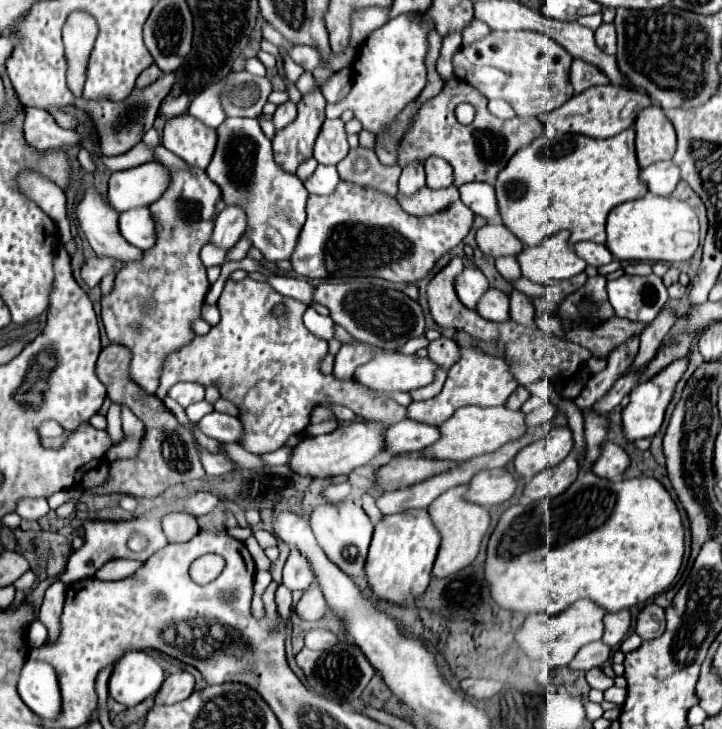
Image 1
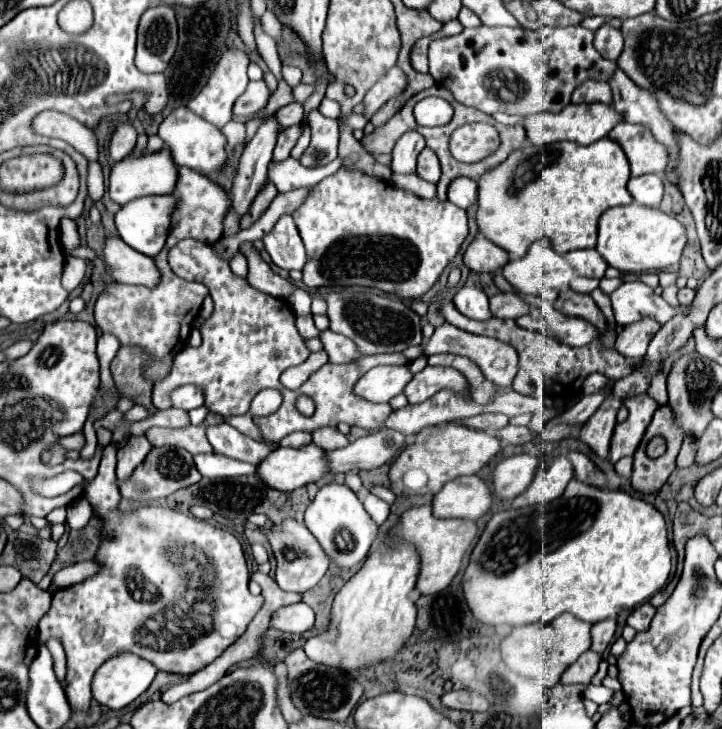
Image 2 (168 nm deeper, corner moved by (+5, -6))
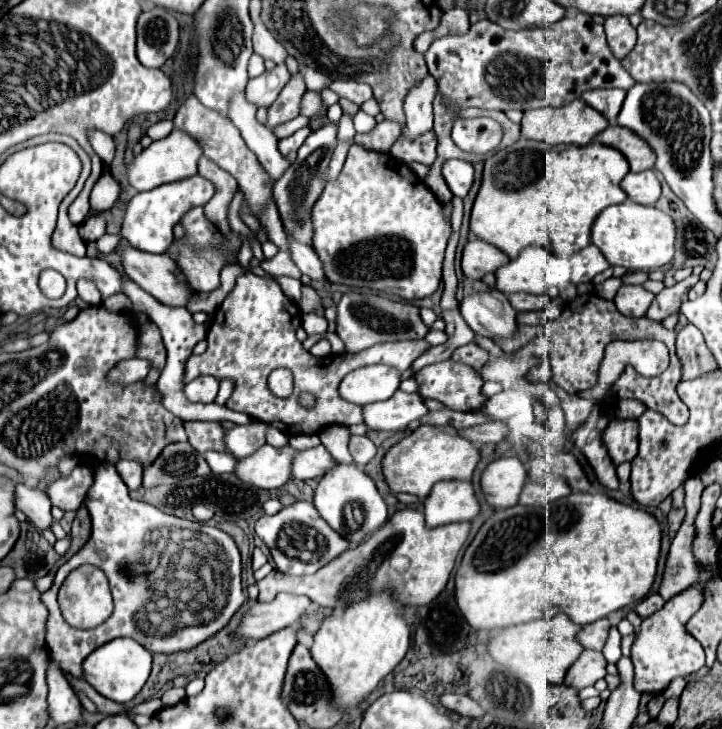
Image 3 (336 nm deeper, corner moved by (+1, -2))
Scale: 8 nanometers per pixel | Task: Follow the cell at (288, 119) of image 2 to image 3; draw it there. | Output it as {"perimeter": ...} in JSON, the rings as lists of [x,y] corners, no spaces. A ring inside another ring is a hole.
{"perimeter":[[[306,92],[302,102],[300,102],[300,114],[302,116],[314,116],[318,114],[322,108],[322,102],[320,102],[320,94],[318,92]]]}

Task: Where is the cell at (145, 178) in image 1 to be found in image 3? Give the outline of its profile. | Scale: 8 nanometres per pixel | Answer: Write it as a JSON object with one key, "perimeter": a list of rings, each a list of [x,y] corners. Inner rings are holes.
{"perimeter":[[[172,130],[170,136],[152,142],[146,150],[142,150],[138,156],[134,156],[134,160],[126,166],[126,178],[128,184],[132,188],[136,188],[136,192],[144,192],[144,190],[152,190],[156,186],[162,186],[166,182],[178,182],[180,178],[190,178],[196,174],[196,164],[200,158],[200,146],[196,146],[196,142],[192,142],[192,138],[188,138],[188,134],[180,132],[180,130]]]}

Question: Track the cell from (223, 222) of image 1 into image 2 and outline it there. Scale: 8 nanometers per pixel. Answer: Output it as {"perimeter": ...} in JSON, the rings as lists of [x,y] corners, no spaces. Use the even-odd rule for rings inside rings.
{"perimeter":[[[270,116],[260,124],[256,136],[244,148],[232,188],[232,208],[238,216],[244,216],[248,212],[252,200],[268,178],[268,162],[272,160],[278,132],[280,124],[276,122],[276,116]]]}

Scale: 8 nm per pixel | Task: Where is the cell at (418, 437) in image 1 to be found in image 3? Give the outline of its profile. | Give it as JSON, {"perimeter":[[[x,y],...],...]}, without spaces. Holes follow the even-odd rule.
{"perimeter":[[[320,444],[316,448],[304,450],[296,456],[296,462],[292,466],[292,478],[298,480],[310,480],[310,478],[322,478],[328,470],[332,470],[334,458],[332,454]]]}

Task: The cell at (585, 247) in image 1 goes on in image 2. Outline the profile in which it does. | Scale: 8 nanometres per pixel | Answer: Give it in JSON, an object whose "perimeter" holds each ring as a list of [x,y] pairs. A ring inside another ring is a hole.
{"perimeter":[[[590,248],[590,250],[574,250],[564,254],[564,258],[572,264],[572,268],[580,274],[580,276],[588,276],[588,278],[602,278],[608,264],[604,262],[604,258],[598,254],[598,250]]]}

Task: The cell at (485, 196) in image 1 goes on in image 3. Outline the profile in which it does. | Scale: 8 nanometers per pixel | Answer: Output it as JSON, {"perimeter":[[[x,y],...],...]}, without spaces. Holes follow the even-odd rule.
{"perimeter":[[[448,160],[442,166],[442,174],[444,174],[444,180],[454,196],[458,196],[458,198],[468,196],[472,184],[474,184],[474,168],[470,162]]]}

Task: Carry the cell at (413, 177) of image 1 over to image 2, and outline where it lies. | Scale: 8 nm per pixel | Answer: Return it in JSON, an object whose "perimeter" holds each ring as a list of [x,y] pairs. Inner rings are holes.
{"perimeter":[[[416,130],[404,132],[392,150],[392,156],[394,156],[392,172],[402,172],[402,174],[416,172],[416,158],[424,146],[426,142],[422,134],[418,134]]]}

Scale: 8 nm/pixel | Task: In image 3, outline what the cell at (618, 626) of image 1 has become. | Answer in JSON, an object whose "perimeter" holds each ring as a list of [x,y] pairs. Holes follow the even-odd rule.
{"perimeter":[[[602,618],[600,622],[592,622],[588,626],[584,626],[578,634],[578,640],[584,648],[592,648],[592,650],[602,650],[610,632],[610,622],[608,618]]]}

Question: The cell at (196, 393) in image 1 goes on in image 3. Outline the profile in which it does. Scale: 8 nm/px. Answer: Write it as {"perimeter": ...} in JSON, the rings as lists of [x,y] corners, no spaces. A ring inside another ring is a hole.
{"perimeter":[[[200,376],[184,386],[184,394],[190,402],[202,402],[202,404],[214,402],[218,394],[218,380],[212,376]]]}

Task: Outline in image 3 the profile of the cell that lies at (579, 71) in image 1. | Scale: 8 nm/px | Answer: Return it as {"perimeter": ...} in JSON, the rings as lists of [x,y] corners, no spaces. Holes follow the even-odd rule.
{"perimeter":[[[598,88],[598,90],[586,90],[582,94],[582,100],[588,102],[592,108],[600,110],[610,122],[614,122],[624,102],[624,94],[626,90],[620,88]]]}

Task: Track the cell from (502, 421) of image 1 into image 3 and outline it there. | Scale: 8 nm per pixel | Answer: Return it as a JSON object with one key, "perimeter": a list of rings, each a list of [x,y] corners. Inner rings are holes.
{"perimeter":[[[422,424],[386,452],[382,468],[392,492],[408,492],[418,498],[426,498],[432,486],[440,480],[470,480],[478,460],[480,448],[462,438],[452,426]]]}

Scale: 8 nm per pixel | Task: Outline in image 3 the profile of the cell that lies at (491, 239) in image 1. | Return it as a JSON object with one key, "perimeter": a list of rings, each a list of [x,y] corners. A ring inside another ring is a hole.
{"perimeter":[[[472,238],[464,246],[462,272],[464,272],[464,276],[468,276],[472,280],[478,280],[488,272],[496,272],[508,260],[510,258],[500,248],[488,244],[488,242],[480,240],[480,238]]]}

